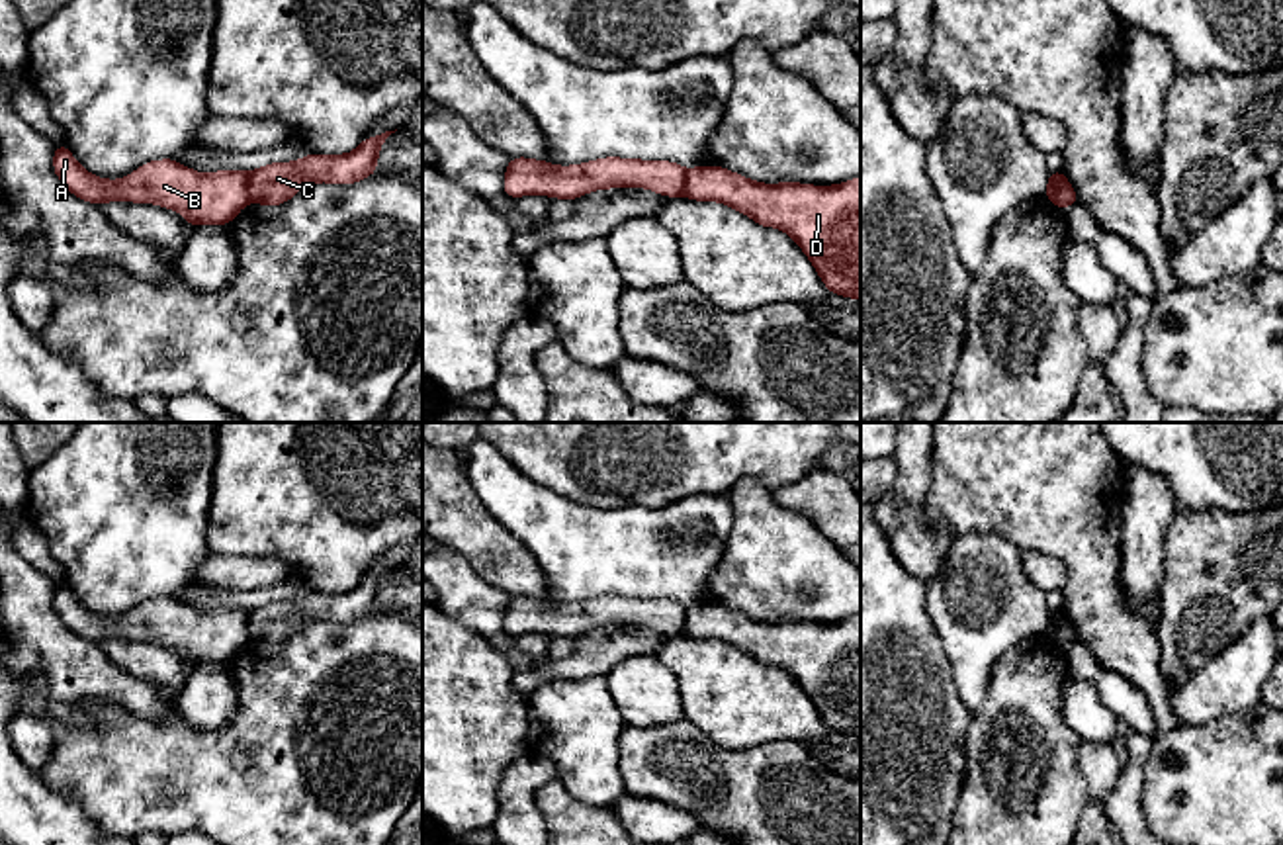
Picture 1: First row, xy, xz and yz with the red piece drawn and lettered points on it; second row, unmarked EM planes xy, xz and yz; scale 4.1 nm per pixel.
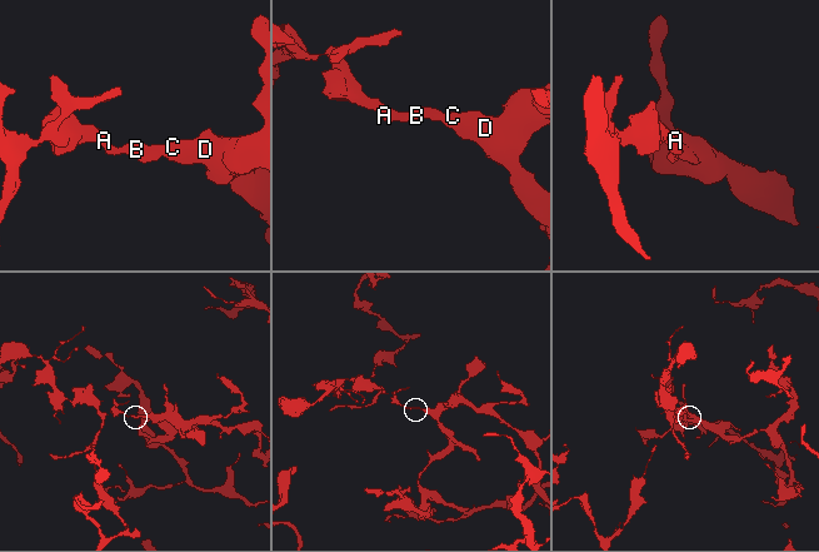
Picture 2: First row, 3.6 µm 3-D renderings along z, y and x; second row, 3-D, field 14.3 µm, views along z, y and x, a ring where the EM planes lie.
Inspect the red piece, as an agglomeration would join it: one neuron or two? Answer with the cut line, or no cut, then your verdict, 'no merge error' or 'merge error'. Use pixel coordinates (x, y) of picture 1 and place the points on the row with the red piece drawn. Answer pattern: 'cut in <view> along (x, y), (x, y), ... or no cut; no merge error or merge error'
cut in xy along (245, 173), (251, 200); merge error

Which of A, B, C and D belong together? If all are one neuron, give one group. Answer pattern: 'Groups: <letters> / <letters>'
Groups: A B / C D

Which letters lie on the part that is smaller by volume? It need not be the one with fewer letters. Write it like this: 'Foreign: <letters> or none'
Foreign: A, B

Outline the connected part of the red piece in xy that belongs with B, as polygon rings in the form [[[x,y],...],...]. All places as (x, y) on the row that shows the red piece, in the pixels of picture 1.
[[[61,143],[53,168],[76,198],[104,205],[113,200],[158,203],[180,211],[190,227],[229,225],[250,201],[243,170],[196,172],[172,158],[151,160],[121,180],[104,180],[84,170]]]

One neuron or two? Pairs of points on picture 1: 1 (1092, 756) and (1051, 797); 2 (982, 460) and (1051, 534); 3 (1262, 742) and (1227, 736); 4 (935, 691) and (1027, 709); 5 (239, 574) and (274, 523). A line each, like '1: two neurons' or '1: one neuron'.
1: two neurons
2: one neuron
3: one neuron
4: two neurons
5: two neurons

